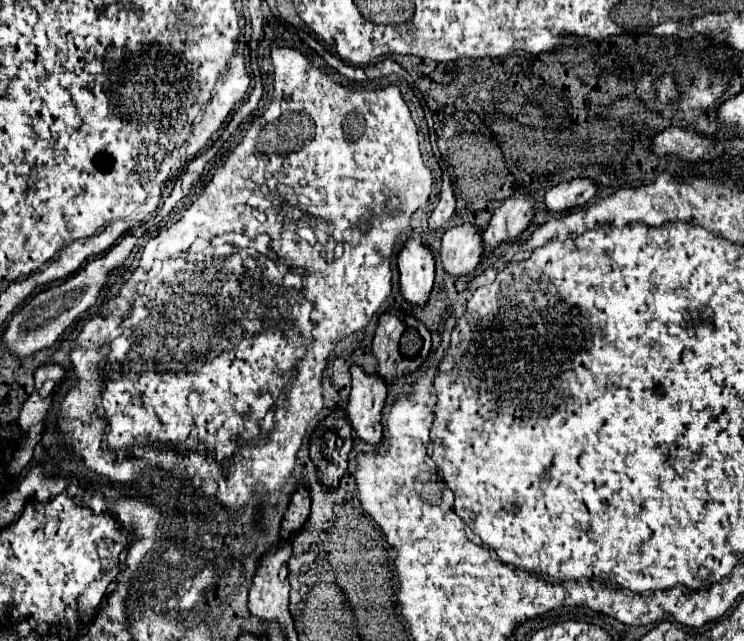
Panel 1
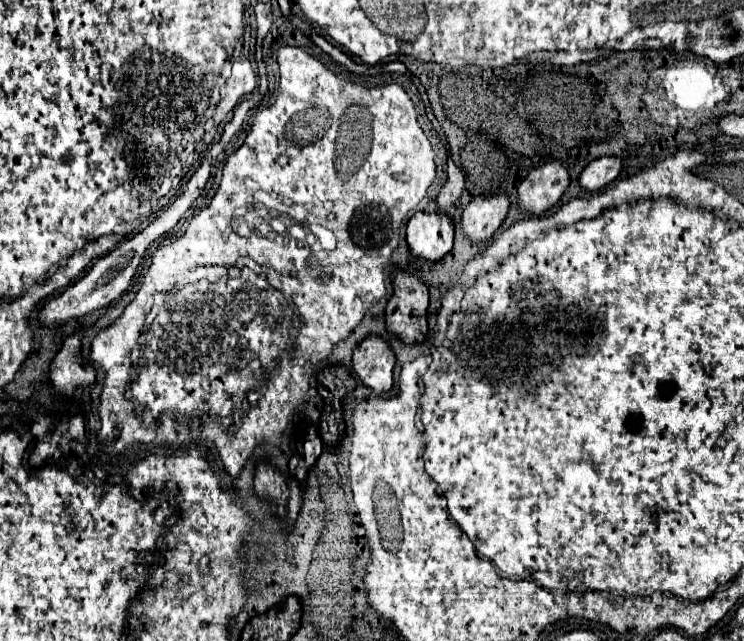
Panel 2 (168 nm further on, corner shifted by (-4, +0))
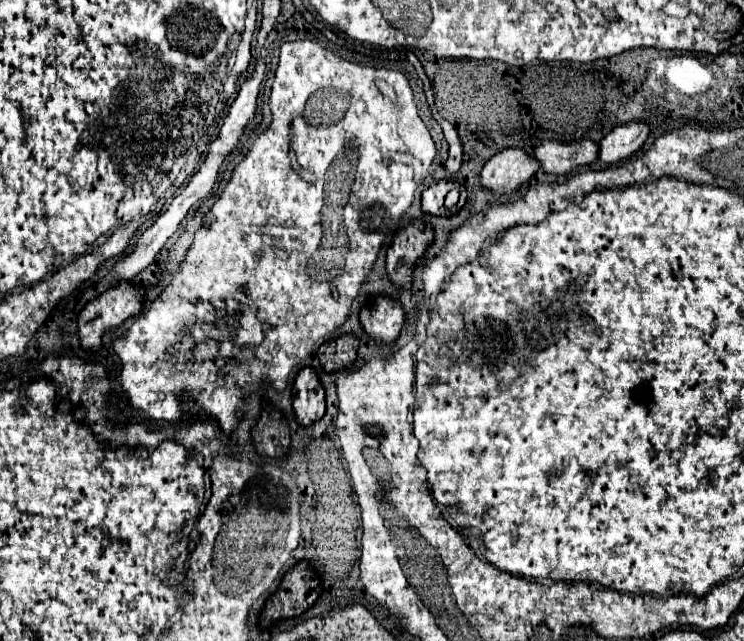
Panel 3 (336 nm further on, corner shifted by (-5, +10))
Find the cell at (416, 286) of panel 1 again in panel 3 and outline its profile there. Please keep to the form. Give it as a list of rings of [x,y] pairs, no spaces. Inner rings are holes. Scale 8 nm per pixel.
[[[440,180],[432,186],[428,186],[422,192],[422,210],[428,214],[434,214],[434,216],[450,216],[452,212],[456,212],[462,206],[462,202],[458,206],[454,206],[452,210],[446,210],[446,206],[444,206],[444,198],[450,192],[450,188],[454,188],[454,186],[458,186],[458,184],[452,180]]]

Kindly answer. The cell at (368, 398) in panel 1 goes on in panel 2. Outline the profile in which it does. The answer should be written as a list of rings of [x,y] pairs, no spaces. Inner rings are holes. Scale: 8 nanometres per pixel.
[[[367,336],[353,352],[353,370],[357,378],[375,394],[389,392],[393,386],[395,356],[377,336]]]

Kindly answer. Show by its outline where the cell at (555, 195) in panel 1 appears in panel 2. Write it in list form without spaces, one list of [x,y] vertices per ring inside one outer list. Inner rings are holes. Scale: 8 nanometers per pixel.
[[[603,156],[595,162],[591,162],[579,176],[579,186],[583,190],[589,190],[589,192],[595,192],[595,190],[601,190],[605,188],[607,184],[611,184],[621,172],[621,160],[619,158],[609,158],[609,156]]]

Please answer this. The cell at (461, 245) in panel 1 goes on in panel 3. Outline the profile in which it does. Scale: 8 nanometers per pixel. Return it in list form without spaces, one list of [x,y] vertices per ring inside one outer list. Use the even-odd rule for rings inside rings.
[[[506,148],[492,156],[482,168],[482,186],[498,192],[510,194],[522,182],[530,180],[530,176],[540,168],[538,160],[520,148]]]

